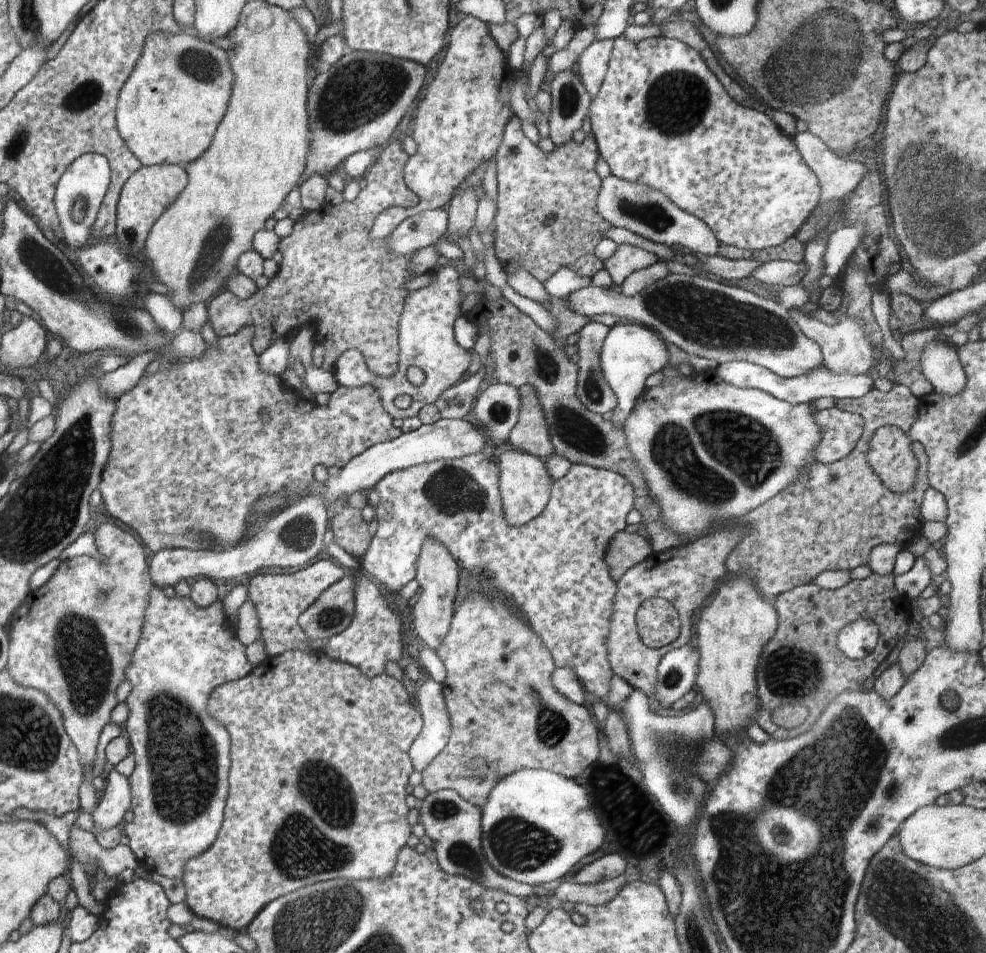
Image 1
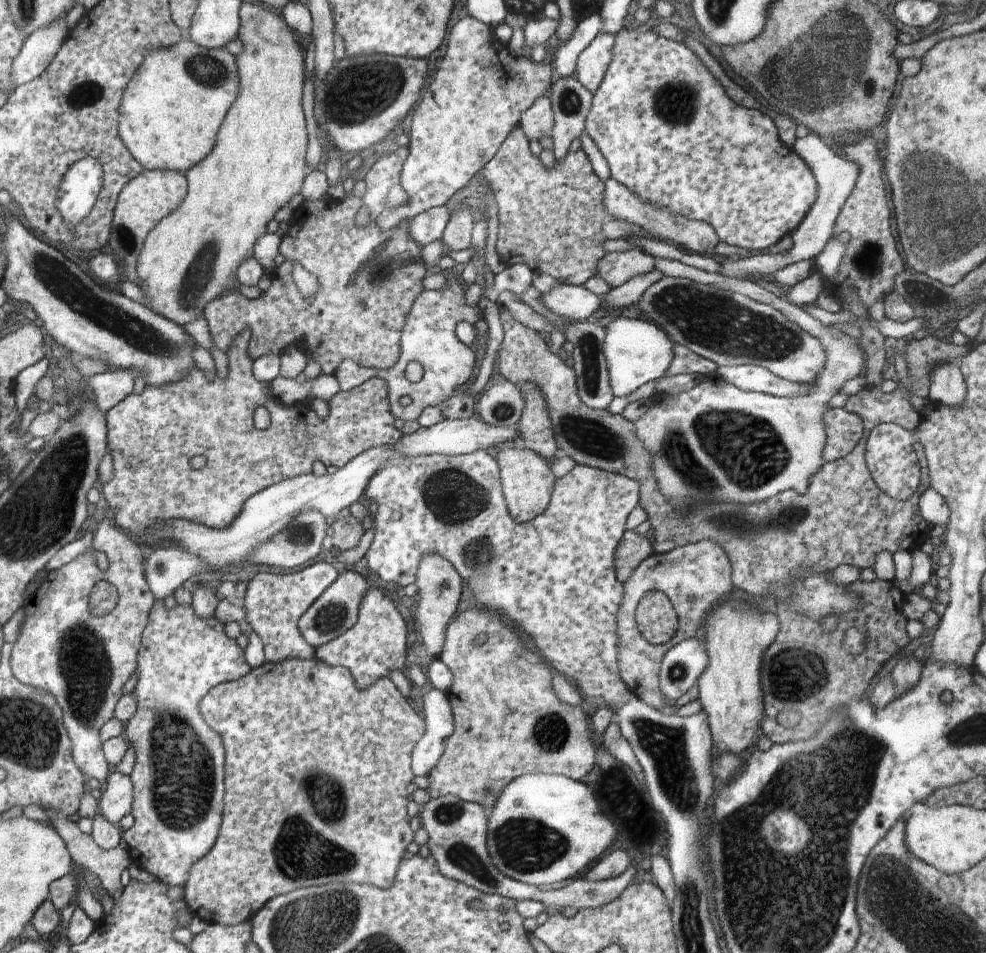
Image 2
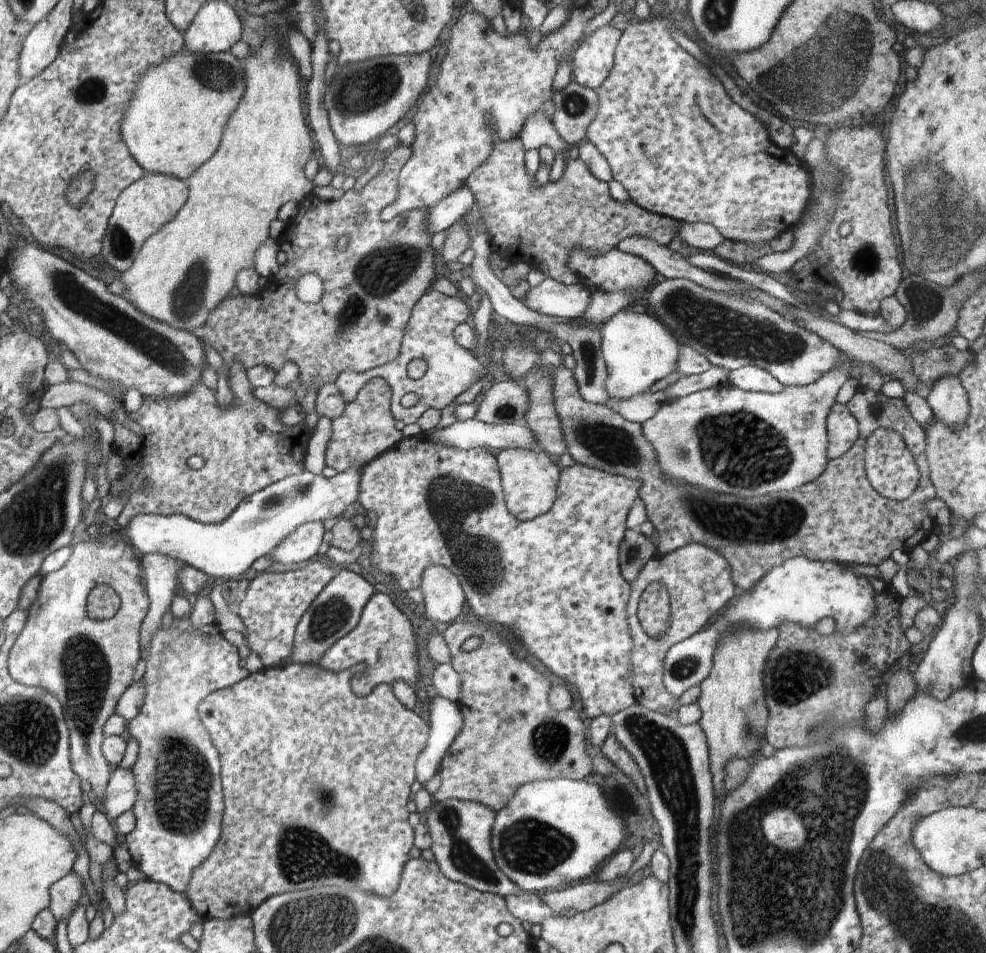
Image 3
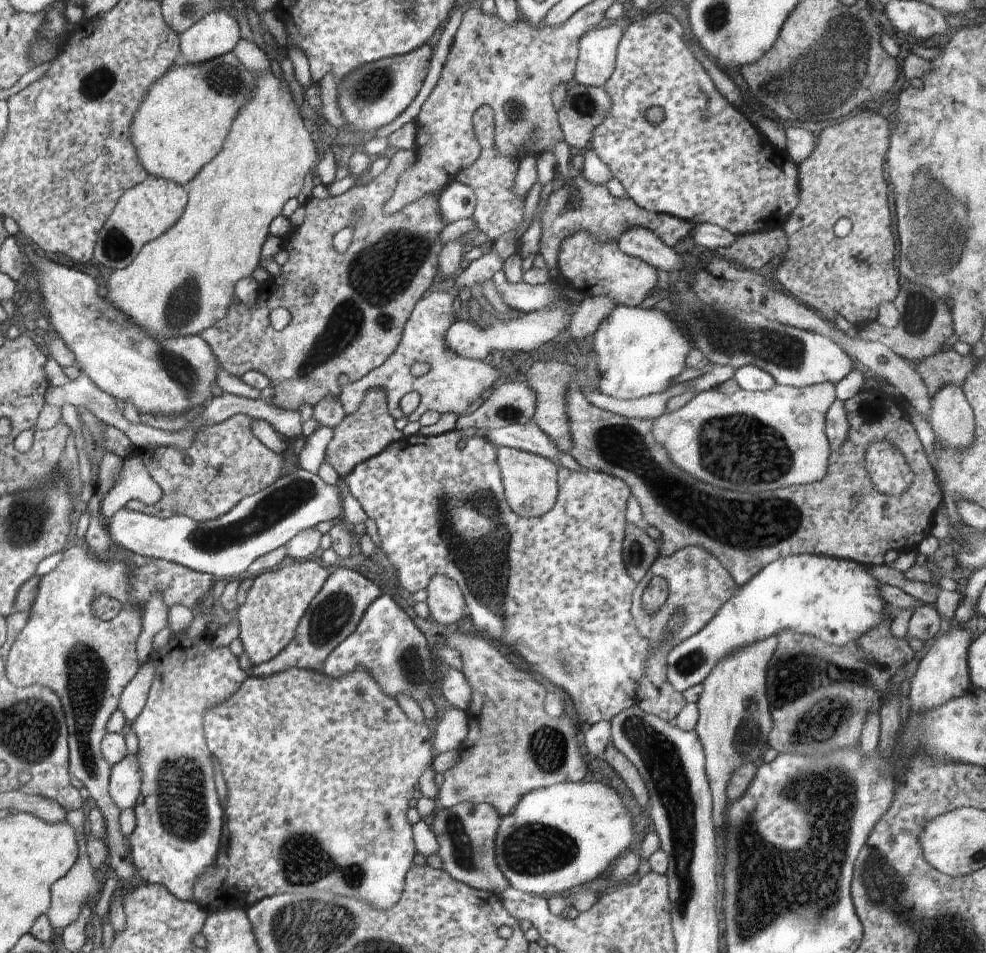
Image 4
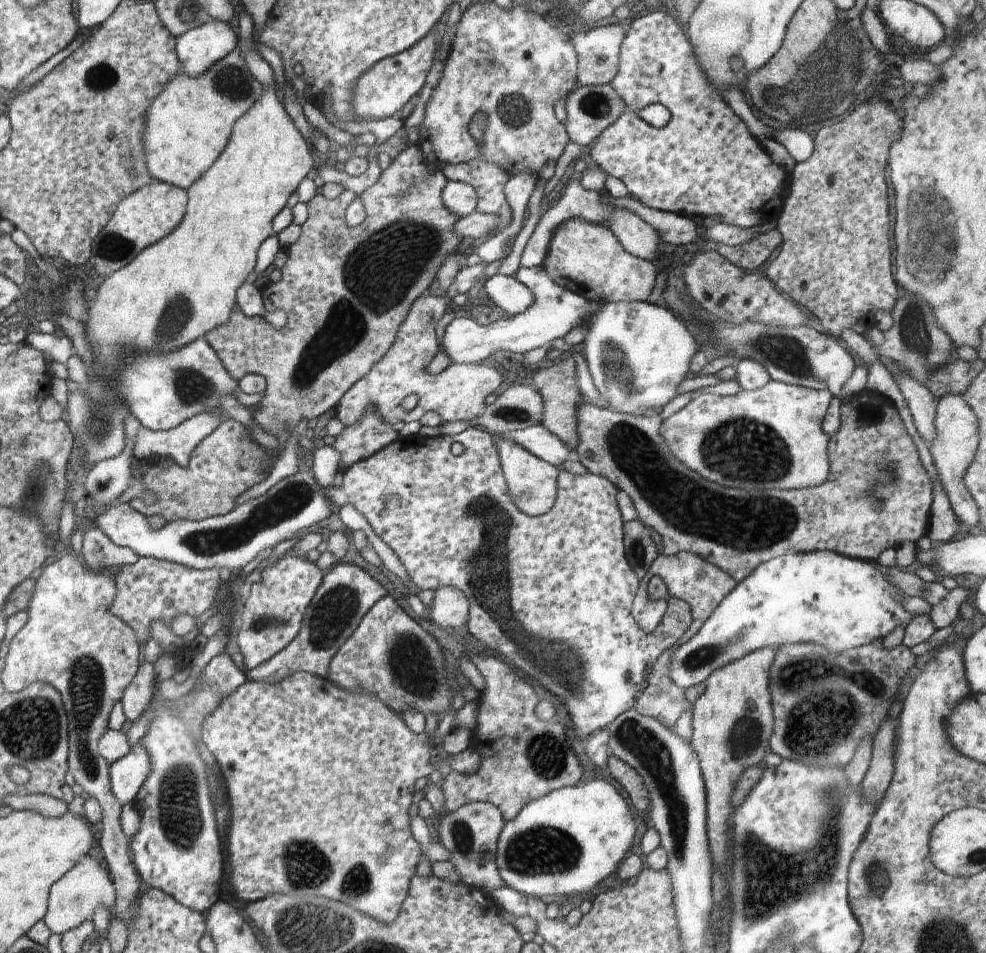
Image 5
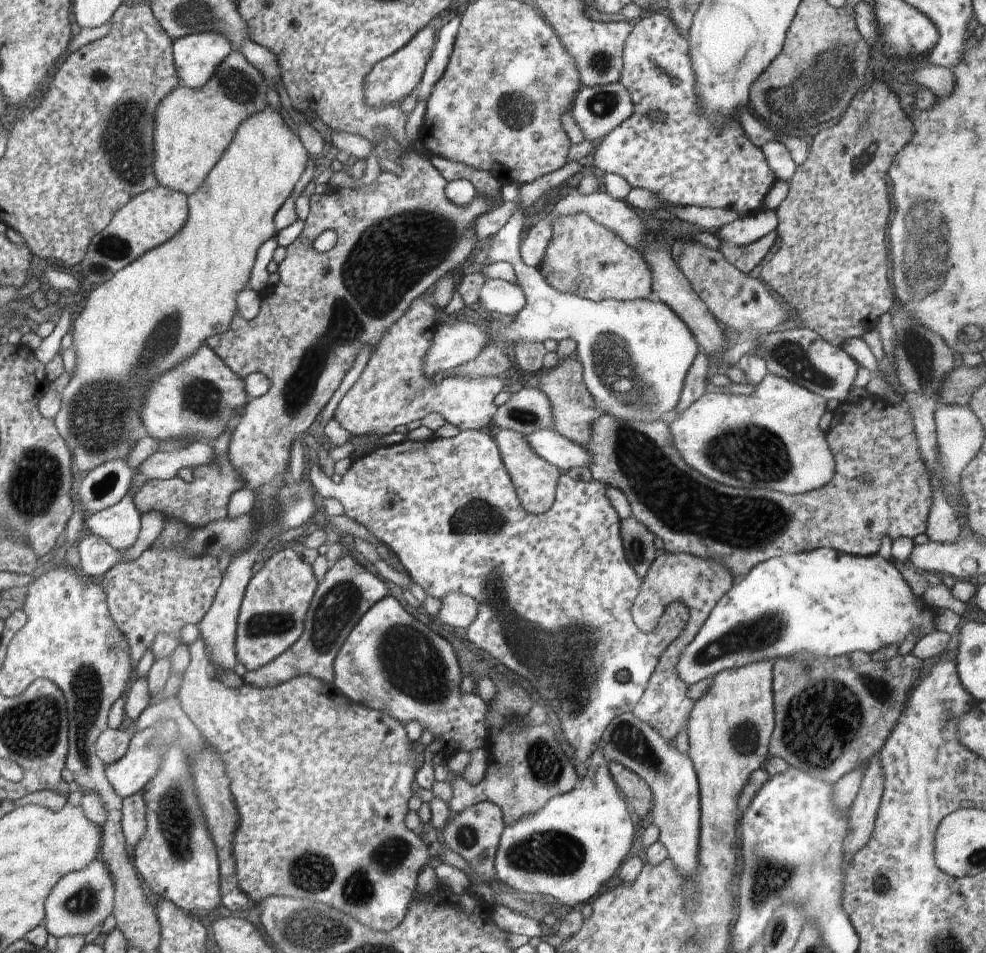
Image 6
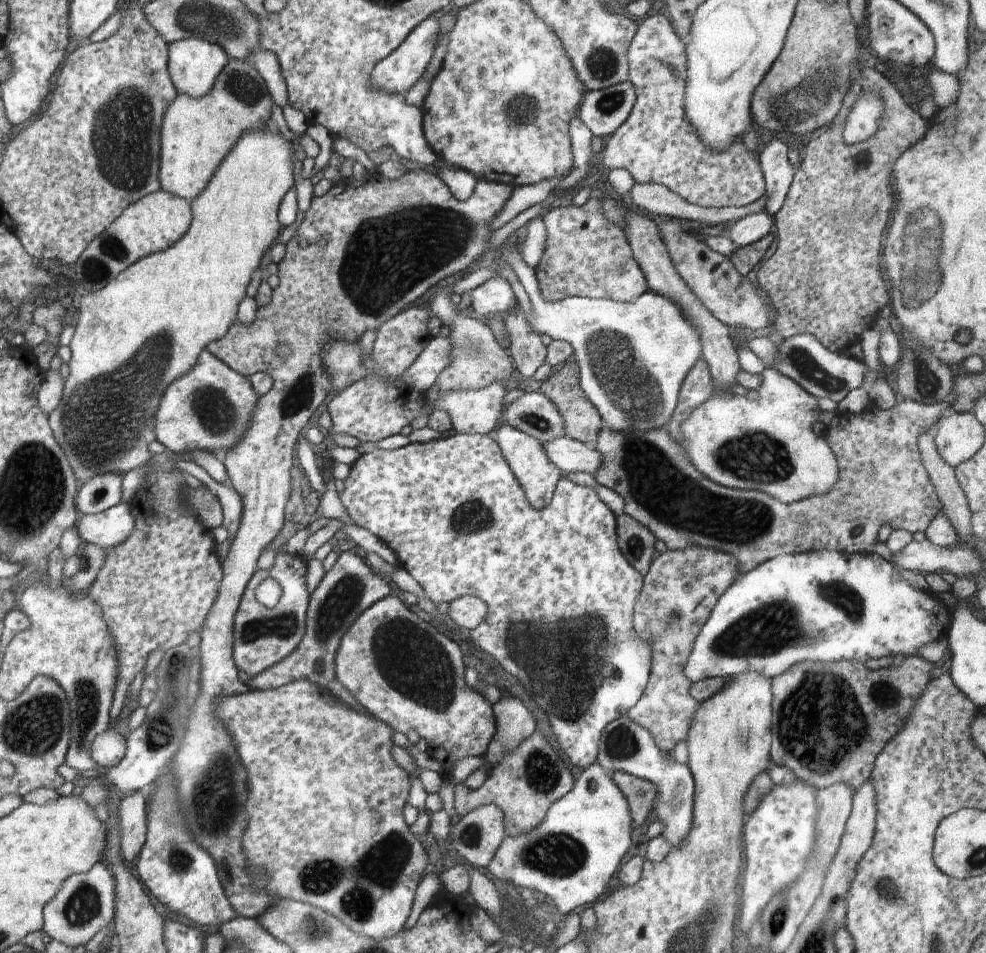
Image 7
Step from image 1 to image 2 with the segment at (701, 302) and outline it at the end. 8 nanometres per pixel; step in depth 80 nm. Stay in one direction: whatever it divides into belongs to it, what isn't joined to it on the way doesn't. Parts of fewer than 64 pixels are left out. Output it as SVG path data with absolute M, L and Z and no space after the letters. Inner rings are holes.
M663 276L637 303L641 317L656 324L671 339L717 365L757 365L779 378L810 384L824 369L826 352L818 338L788 320L780 310L716 286L683 277ZM558 284L550 292L542 293L542 304L567 320L584 321L603 314L602 296L590 292L586 286Z

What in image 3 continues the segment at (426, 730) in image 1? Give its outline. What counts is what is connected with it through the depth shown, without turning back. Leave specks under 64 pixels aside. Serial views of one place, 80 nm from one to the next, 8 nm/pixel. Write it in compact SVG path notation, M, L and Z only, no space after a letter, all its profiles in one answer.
M440 696L430 699L427 714L429 737L427 745L415 762L416 785L421 788L439 772L443 756L463 727L463 718L458 705Z

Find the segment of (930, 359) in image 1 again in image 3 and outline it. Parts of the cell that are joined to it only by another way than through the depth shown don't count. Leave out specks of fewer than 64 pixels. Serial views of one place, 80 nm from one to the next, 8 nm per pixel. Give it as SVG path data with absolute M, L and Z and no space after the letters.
M940 376L932 391L927 397L926 402L930 405L934 418L942 420L948 426L958 426L964 424L964 420L968 418L970 406L968 396L959 376Z

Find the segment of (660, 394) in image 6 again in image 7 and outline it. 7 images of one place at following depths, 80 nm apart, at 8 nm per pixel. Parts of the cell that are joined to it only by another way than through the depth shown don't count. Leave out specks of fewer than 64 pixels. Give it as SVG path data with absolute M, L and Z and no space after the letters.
M516 241L510 246L509 250L503 252L502 262L512 268L514 274L518 277L520 284L524 286L524 290L530 298L532 315L526 314L526 318L529 320L529 327L532 327L533 331L536 331L540 336L542 334L548 334L552 340L560 339L569 342L573 346L573 360L578 363L579 366L579 385L586 395L586 398L600 413L604 427L616 432L627 431L629 428L639 431L651 431L666 428L666 424L668 424L672 413L678 404L681 384L684 382L687 372L690 372L690 369L698 362L698 359L702 357L700 333L697 331L695 324L684 314L683 308L667 296L650 290L644 292L644 294L641 294L638 299L633 300L632 302L613 301L612 299L593 299L590 297L566 297L561 301L548 301L540 290L539 280L537 279L535 270L530 268L523 261Z

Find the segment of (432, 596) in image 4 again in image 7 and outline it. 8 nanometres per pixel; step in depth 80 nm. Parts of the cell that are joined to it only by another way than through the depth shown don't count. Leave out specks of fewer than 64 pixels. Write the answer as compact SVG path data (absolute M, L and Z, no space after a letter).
M462 595L449 602L448 616L462 628L475 629L489 613L489 606L472 595Z

